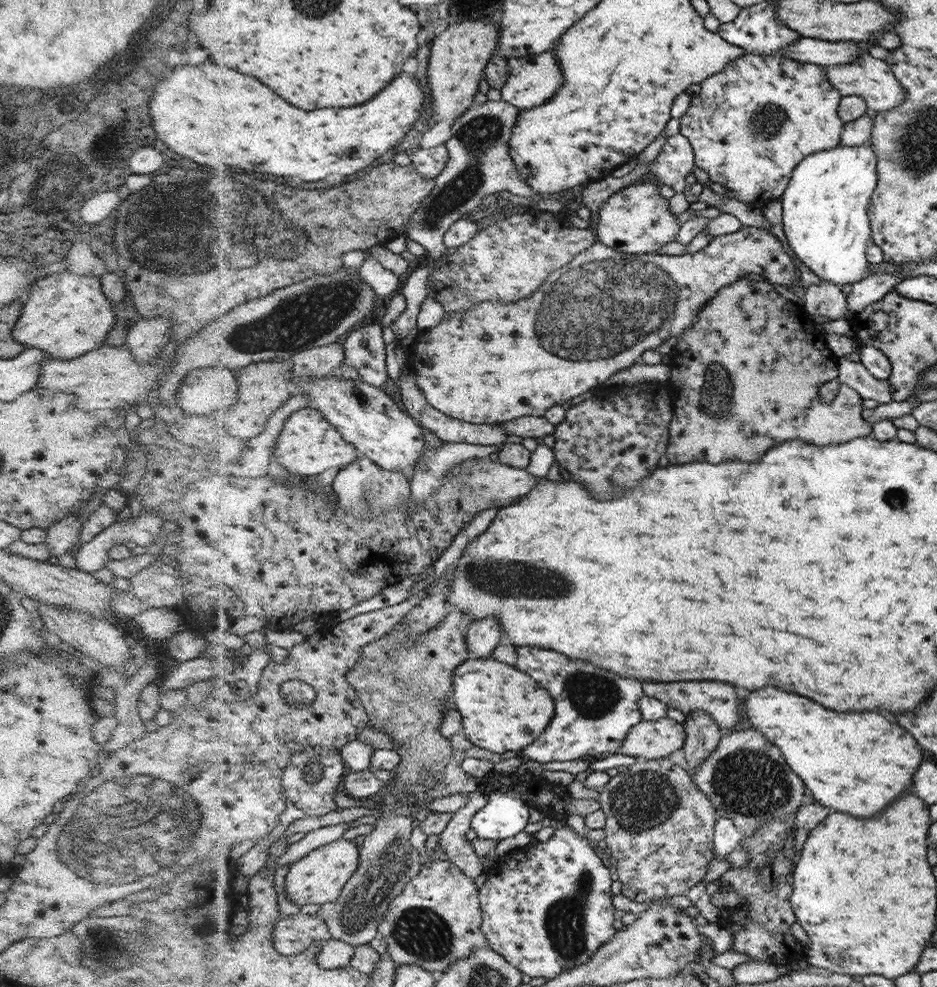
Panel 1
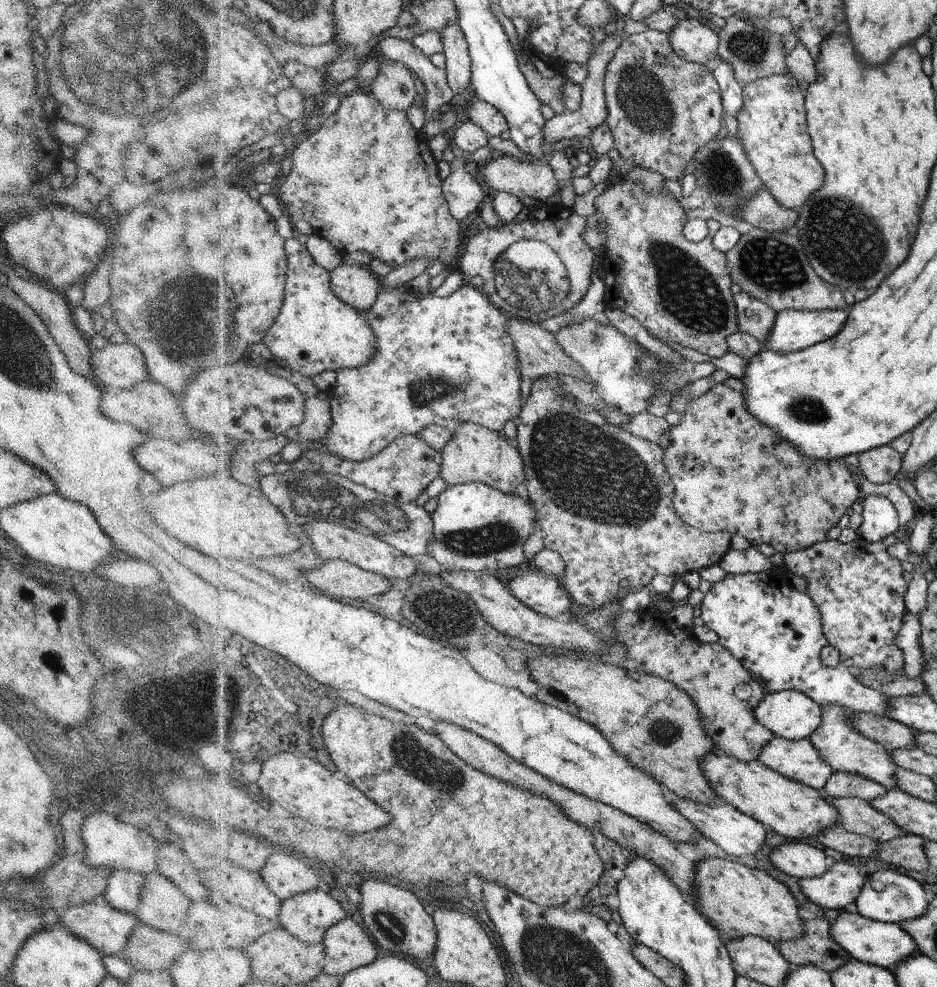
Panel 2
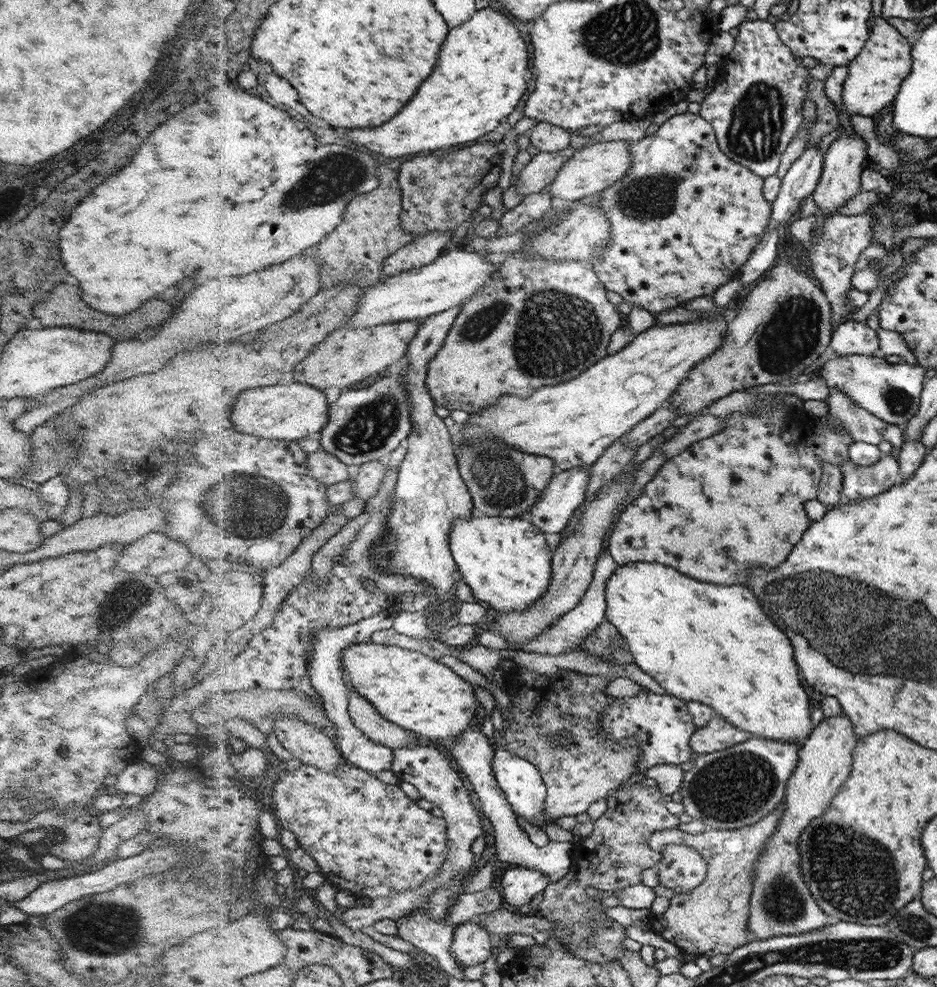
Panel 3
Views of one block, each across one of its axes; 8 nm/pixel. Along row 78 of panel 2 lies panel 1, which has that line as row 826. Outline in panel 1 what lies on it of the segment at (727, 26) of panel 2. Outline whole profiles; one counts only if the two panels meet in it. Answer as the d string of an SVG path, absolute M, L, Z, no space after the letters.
M752 728L734 731L721 738L714 752L695 770L694 784L711 800L712 808L718 816L730 818L744 834L743 838L750 838L758 827L768 824L770 820L786 820L802 807L804 784L796 773L788 768L788 764L784 762L786 758L782 756L780 749L776 748L775 744L772 746L762 732Z

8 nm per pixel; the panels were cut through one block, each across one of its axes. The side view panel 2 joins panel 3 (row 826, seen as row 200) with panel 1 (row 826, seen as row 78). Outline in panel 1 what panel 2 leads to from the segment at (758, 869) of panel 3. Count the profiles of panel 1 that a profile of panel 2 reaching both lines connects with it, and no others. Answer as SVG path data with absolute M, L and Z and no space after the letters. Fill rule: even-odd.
M796 813L786 820L770 820L768 824L758 827L754 836L743 838L741 845L748 853L748 862L740 867L730 867L719 877L723 891L736 892L744 900L738 912L723 912L717 922L720 928L730 930L733 936L731 949L778 966L787 966L794 958L802 958L802 946L796 946L798 940L790 930L790 926L796 922L796 916L790 901L793 886L786 879L789 872L794 873L793 868L800 854L794 848L794 819ZM772 956L782 958L784 962L774 962Z

